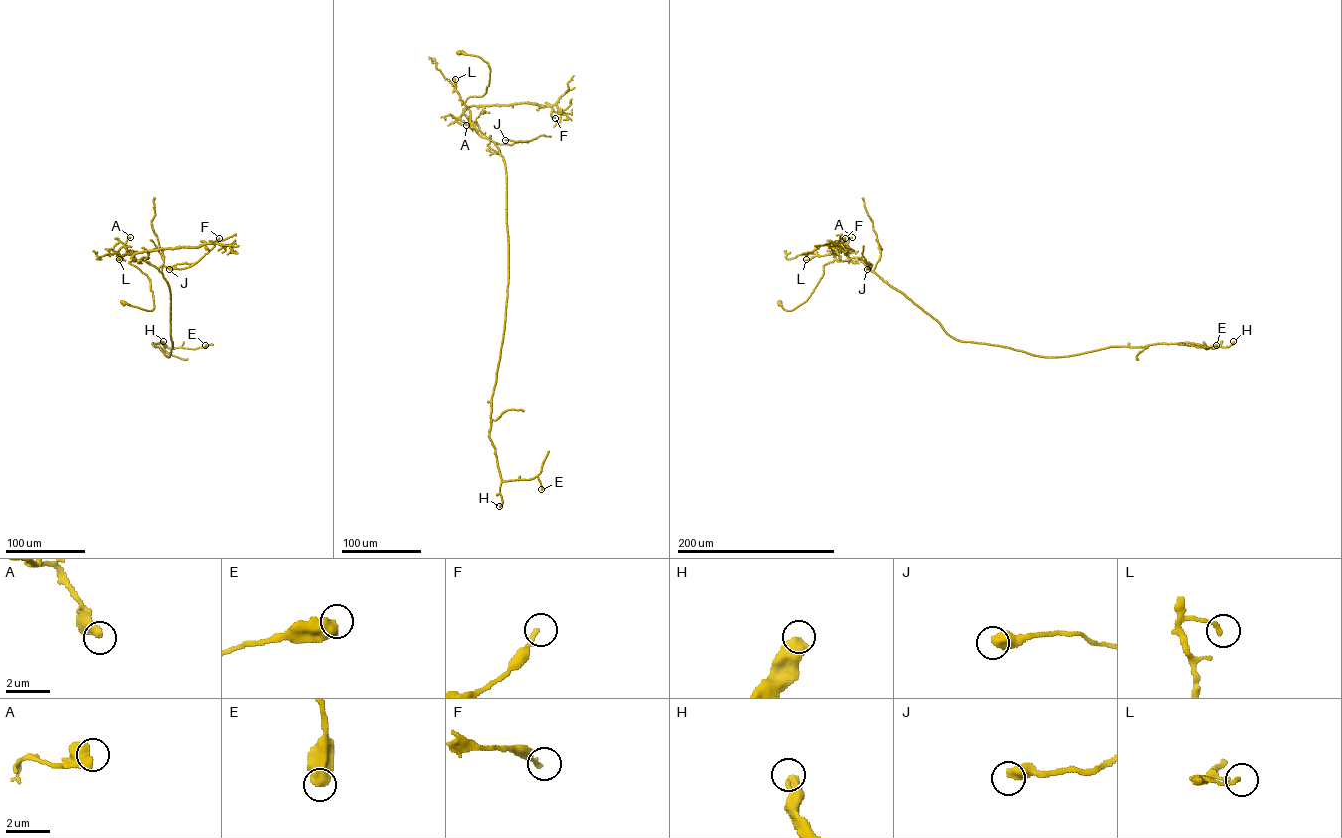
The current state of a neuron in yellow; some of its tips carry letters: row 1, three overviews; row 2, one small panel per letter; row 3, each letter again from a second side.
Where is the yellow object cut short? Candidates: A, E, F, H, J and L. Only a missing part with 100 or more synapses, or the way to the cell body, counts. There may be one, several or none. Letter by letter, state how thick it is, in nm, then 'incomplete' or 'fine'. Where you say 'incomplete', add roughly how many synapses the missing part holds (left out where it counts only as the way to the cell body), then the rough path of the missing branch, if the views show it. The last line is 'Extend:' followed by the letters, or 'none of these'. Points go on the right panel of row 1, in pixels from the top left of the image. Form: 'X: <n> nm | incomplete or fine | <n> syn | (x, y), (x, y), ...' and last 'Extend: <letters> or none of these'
A: 550 nm | fine
E: 700 nm | fine
F: 190 nm | fine
H: 550 nm | fine
J: 550 nm | fine
L: 180 nm | fine
Extend: none of these

